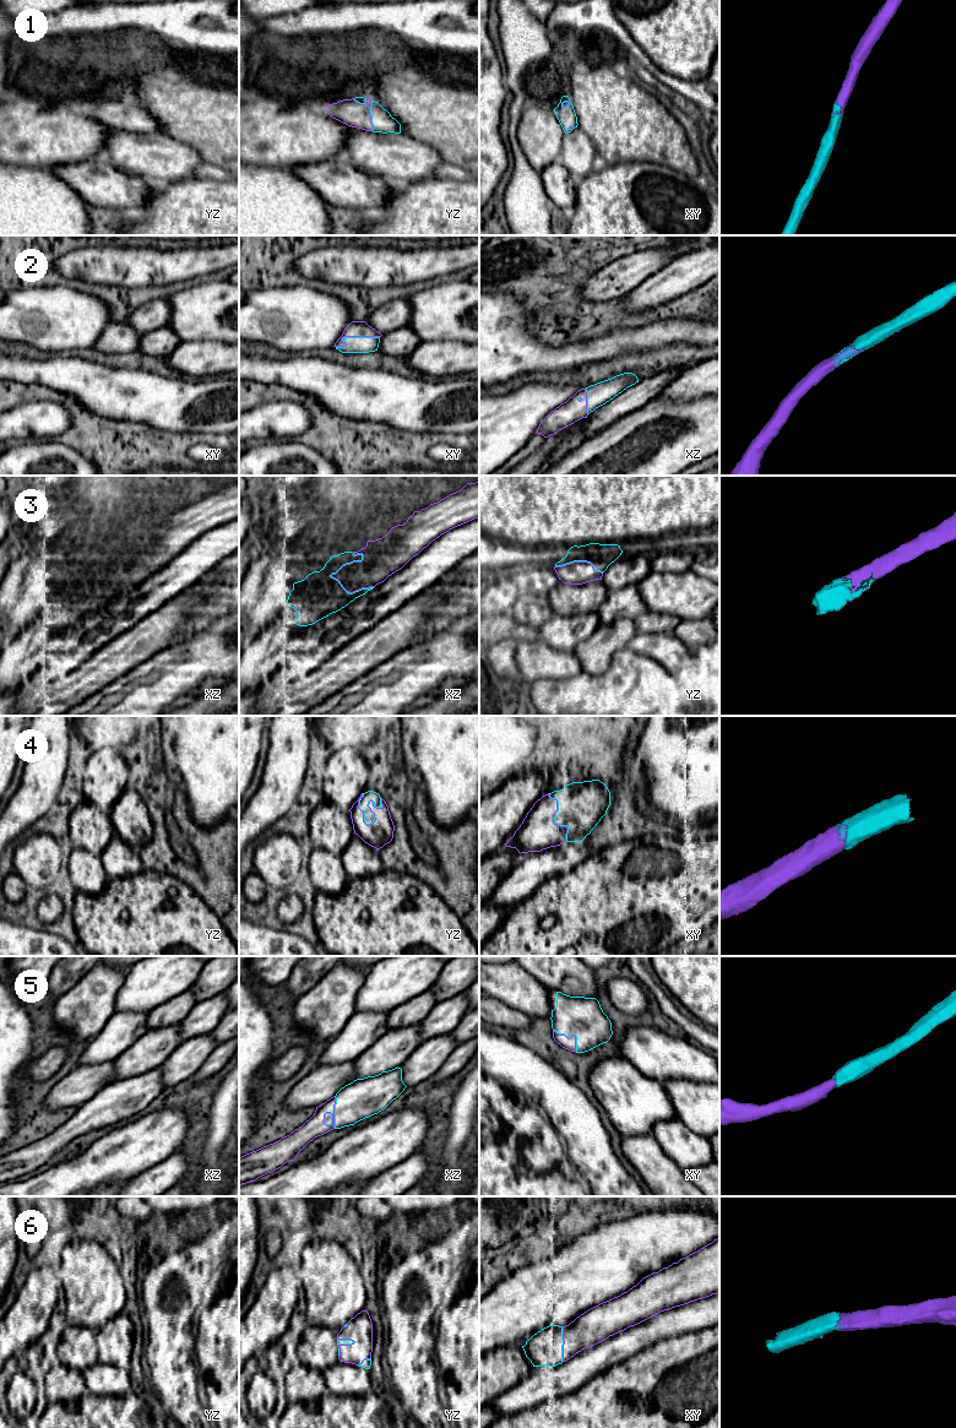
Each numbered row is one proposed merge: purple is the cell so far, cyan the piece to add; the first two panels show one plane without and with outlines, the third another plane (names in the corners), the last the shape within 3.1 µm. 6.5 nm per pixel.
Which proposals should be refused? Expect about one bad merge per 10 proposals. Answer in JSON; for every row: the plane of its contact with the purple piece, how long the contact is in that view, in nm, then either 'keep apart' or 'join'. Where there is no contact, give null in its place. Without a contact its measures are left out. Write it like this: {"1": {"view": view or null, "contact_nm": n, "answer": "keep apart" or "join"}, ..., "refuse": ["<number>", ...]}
{"1": {"view": "yz", "contact_nm": 200, "answer": "join"}, "2": {"view": "xy", "contact_nm": 300, "answer": "join"}, "3": {"view": "xz", "contact_nm": 300, "answer": "join"}, "4": {"view": "yz", "contact_nm": 220, "answer": "join"}, "5": {"view": "xz", "contact_nm": 220, "answer": "join"}, "6": {"view": "xy", "contact_nm": 240, "answer": "join"}, "refuse": []}

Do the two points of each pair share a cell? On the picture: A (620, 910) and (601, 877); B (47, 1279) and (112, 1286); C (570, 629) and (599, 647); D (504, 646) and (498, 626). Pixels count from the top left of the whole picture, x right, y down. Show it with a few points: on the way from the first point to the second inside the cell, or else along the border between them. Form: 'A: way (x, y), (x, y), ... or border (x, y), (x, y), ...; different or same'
A: way (612, 901), (601, 890), (601, 885); same
B: border (56, 1272), (60, 1286); different
C: border (601, 624), (572, 651); different
D: border (505, 638), (501, 640); different

